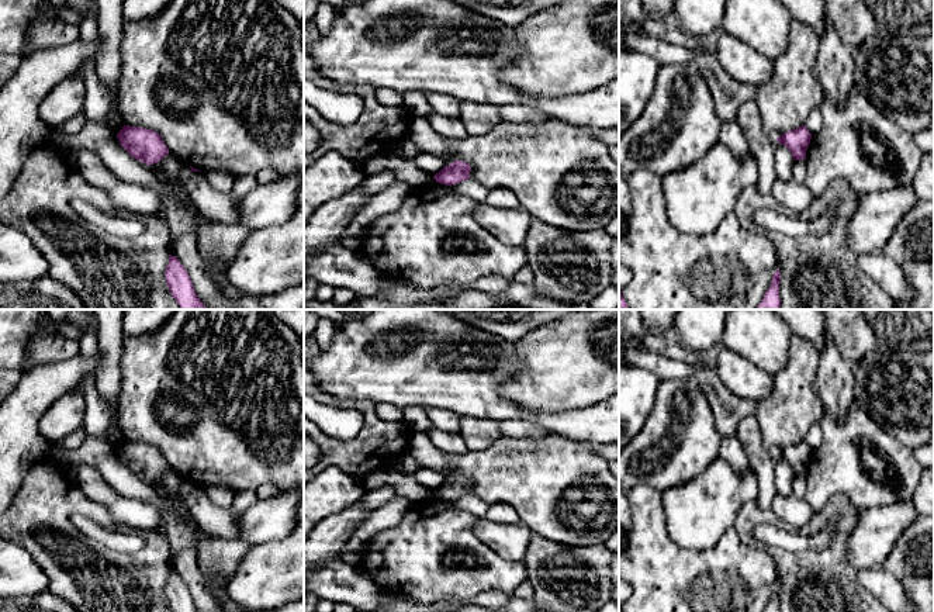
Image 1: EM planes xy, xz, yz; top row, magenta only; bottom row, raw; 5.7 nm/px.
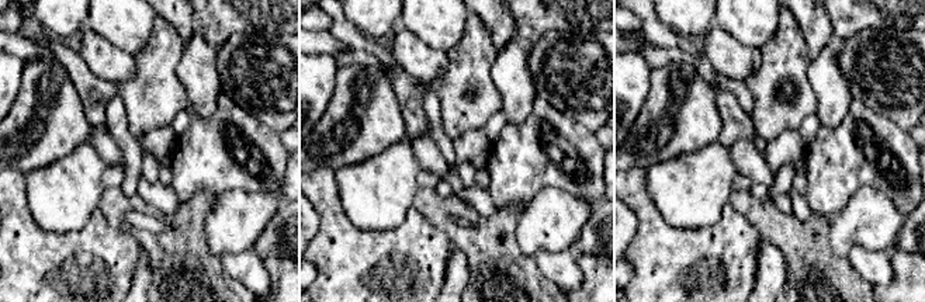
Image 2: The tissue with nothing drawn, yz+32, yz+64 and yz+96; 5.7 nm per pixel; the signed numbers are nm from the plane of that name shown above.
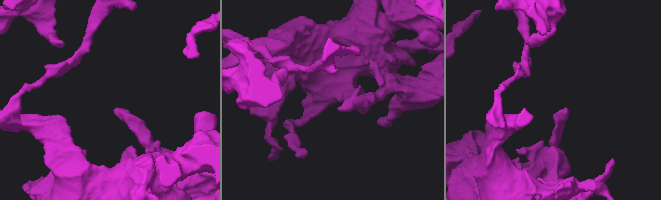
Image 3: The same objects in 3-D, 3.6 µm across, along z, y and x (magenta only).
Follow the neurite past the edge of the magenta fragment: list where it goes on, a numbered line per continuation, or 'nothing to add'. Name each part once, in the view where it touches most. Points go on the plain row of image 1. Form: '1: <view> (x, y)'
nothing to add

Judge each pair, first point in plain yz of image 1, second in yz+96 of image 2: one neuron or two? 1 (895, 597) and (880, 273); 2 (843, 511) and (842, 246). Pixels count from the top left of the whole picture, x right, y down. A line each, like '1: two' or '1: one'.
1: one
2: two

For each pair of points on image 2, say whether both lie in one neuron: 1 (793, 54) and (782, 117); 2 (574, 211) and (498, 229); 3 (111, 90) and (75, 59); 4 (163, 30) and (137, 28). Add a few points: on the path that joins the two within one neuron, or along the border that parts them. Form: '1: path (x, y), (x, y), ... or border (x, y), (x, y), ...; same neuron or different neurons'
1: path (783, 69), (771, 86), (771, 101); same neuron
2: border (520, 214), (515, 239), (518, 247), (530, 256); different neurons
3: path (100, 90), (79, 70); same neuron
4: border (156, 16), (148, 44), (135, 56); different neurons

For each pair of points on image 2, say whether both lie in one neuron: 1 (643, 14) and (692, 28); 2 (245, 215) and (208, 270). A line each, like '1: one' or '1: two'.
1: two
2: two

